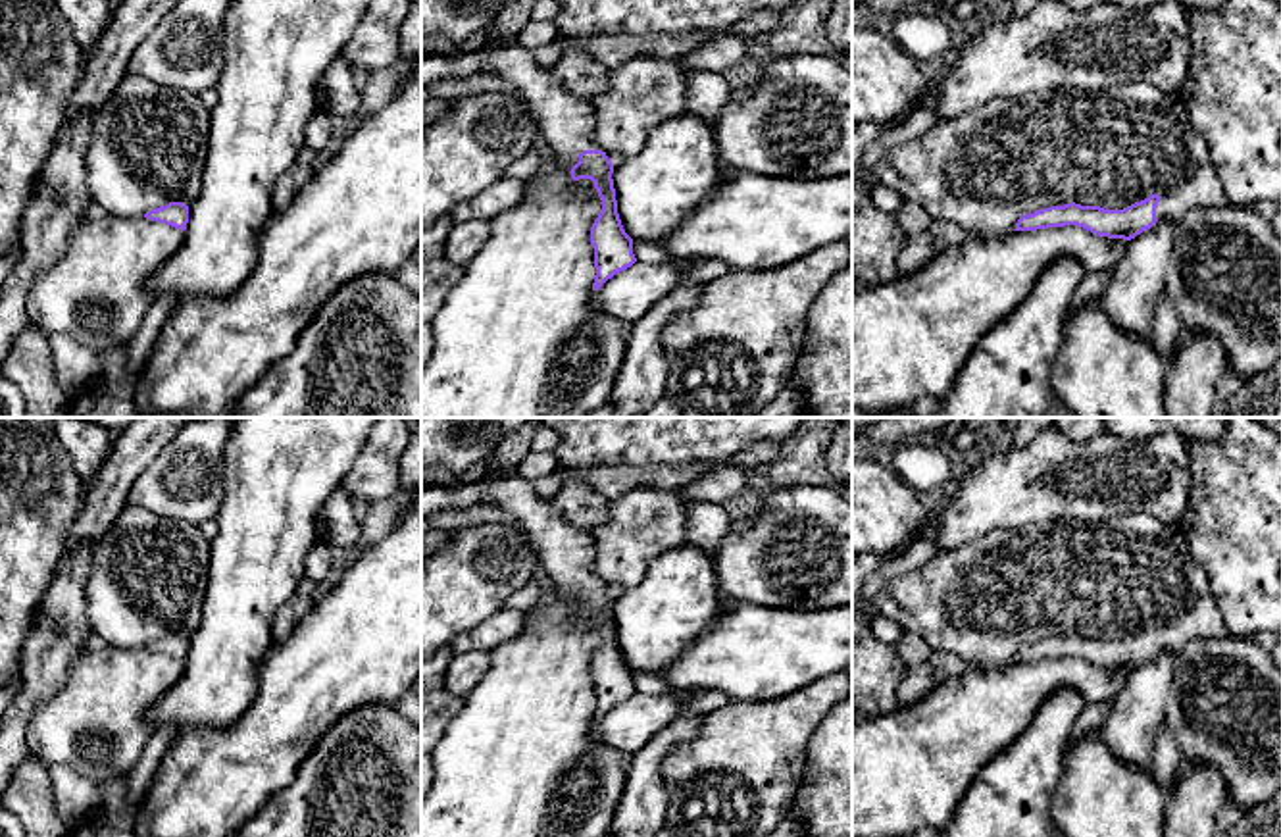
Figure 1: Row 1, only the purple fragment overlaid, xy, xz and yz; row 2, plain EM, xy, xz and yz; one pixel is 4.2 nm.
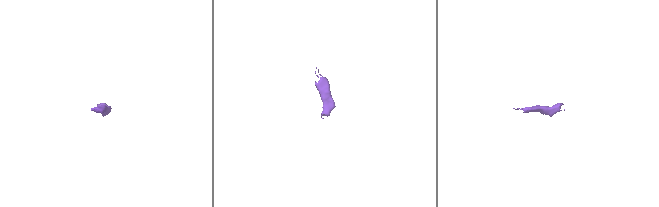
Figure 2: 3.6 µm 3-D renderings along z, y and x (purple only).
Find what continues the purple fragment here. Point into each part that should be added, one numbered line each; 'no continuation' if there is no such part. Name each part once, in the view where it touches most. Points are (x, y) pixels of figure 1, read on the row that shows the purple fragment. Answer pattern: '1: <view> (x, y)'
1: xz (566, 122)
2: yz (1203, 189)

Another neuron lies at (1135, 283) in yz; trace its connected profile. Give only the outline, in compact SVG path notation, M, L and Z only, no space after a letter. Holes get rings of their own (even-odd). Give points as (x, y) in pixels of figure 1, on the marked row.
M1169 219L1156 221L1129 241L1100 296L1102 310L1119 329L1150 339L1175 241L1177 223Z

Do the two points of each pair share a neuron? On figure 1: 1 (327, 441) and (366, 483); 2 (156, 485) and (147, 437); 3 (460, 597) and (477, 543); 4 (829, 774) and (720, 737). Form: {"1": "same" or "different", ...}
{"1": "different", "2": "different", "3": "same", "4": "different"}

